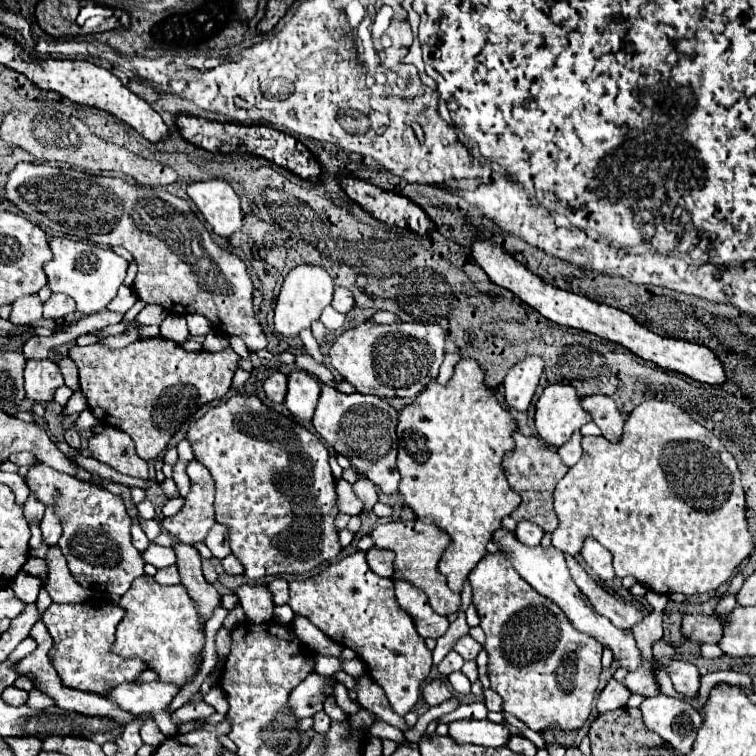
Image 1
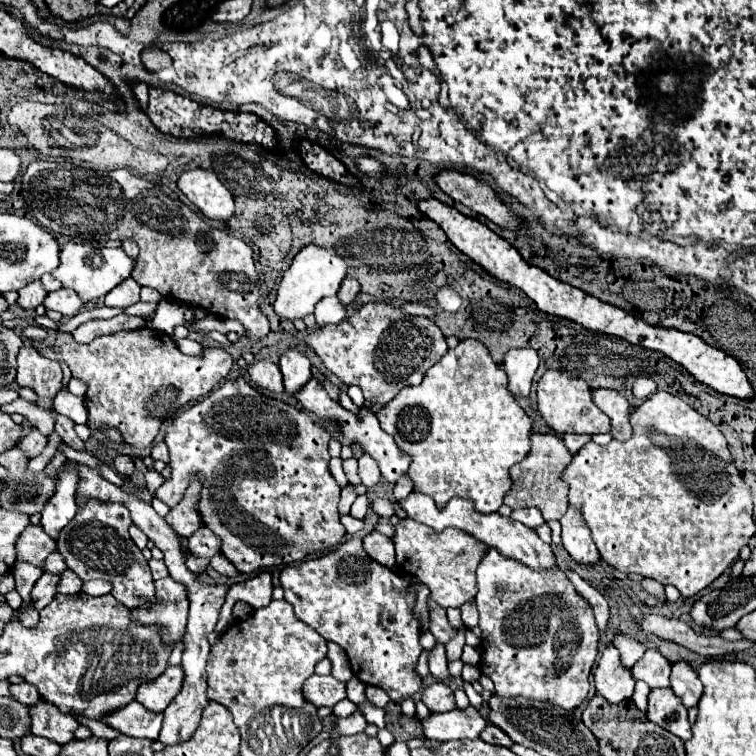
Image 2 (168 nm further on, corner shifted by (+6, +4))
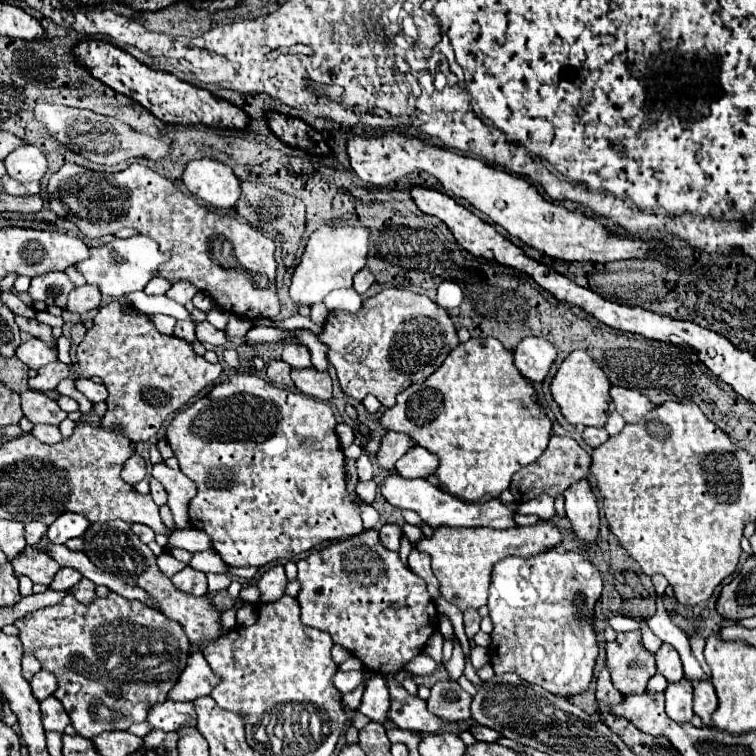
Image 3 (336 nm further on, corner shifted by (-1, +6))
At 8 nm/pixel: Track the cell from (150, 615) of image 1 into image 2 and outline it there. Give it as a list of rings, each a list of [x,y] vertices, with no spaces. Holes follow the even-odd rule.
[[[171,576],[155,582],[155,598],[153,602],[145,602],[145,606],[137,606],[131,612],[131,620],[145,626],[157,626],[161,640],[165,646],[173,646],[181,642],[187,626],[187,610],[189,600],[185,586],[173,582]]]

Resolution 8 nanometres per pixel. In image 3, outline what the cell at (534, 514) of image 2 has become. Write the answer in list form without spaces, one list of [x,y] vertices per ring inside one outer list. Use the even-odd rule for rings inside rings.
[[[538,496],[538,498],[530,500],[530,502],[520,504],[518,512],[520,512],[520,514],[536,514],[536,516],[542,518],[542,520],[552,520],[552,518],[556,516],[554,498],[552,498],[552,496],[550,496],[550,498],[548,498],[548,496]]]

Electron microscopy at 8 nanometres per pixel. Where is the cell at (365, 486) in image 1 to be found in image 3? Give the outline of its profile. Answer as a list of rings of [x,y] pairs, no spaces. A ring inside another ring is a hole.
[[[388,432],[384,438],[382,438],[382,448],[380,452],[376,454],[376,460],[382,468],[386,470],[394,470],[394,464],[400,456],[404,456],[410,448],[414,448],[416,442],[414,440],[408,440],[408,436],[404,434],[396,434],[396,432]]]

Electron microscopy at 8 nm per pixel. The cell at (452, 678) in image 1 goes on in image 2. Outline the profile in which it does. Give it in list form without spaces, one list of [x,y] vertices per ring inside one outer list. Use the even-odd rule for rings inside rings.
[[[437,644],[437,646],[431,650],[429,670],[431,670],[431,674],[433,674],[435,678],[439,678],[439,680],[447,680],[447,678],[449,678],[447,658],[445,658],[445,648],[443,648],[443,644]]]

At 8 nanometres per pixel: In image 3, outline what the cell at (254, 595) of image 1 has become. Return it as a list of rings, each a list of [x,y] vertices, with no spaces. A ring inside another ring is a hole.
[[[278,564],[274,568],[270,568],[260,580],[258,580],[258,588],[262,594],[262,602],[274,602],[280,596],[284,596],[284,586],[288,584],[288,580],[284,582],[284,566]]]

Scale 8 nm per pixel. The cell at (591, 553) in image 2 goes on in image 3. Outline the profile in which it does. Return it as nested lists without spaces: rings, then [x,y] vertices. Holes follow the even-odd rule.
[[[578,480],[564,492],[566,498],[566,516],[572,522],[574,534],[580,542],[592,544],[598,536],[600,516],[598,516],[598,502],[588,484],[588,480]]]

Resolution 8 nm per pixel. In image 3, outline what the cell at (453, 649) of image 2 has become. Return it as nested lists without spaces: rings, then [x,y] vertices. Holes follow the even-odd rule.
[[[474,608],[464,610],[464,628],[466,628],[468,638],[472,638],[480,630],[480,614],[478,614],[478,610],[474,610]]]

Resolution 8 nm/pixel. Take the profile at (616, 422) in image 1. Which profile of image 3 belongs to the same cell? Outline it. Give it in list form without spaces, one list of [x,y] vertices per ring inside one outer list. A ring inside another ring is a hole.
[[[612,386],[610,390],[610,396],[614,400],[614,406],[616,410],[624,416],[626,422],[630,424],[636,424],[644,418],[646,412],[650,412],[654,406],[652,402],[638,390],[632,390],[632,388],[622,388],[622,386]]]

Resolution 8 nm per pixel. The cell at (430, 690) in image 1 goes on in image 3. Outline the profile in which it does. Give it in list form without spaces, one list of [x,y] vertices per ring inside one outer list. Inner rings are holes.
[[[442,680],[432,686],[432,694],[426,700],[428,712],[440,716],[448,724],[464,722],[470,718],[472,696],[460,688],[454,680]]]

